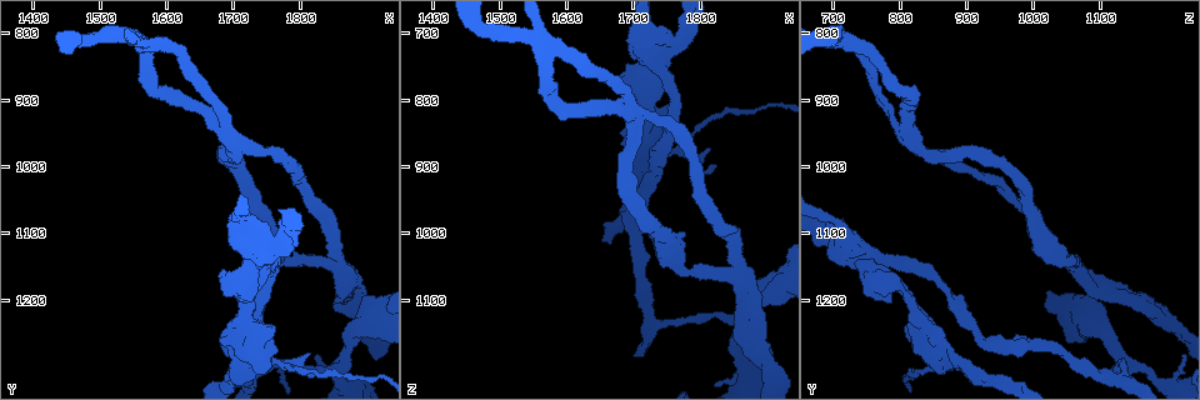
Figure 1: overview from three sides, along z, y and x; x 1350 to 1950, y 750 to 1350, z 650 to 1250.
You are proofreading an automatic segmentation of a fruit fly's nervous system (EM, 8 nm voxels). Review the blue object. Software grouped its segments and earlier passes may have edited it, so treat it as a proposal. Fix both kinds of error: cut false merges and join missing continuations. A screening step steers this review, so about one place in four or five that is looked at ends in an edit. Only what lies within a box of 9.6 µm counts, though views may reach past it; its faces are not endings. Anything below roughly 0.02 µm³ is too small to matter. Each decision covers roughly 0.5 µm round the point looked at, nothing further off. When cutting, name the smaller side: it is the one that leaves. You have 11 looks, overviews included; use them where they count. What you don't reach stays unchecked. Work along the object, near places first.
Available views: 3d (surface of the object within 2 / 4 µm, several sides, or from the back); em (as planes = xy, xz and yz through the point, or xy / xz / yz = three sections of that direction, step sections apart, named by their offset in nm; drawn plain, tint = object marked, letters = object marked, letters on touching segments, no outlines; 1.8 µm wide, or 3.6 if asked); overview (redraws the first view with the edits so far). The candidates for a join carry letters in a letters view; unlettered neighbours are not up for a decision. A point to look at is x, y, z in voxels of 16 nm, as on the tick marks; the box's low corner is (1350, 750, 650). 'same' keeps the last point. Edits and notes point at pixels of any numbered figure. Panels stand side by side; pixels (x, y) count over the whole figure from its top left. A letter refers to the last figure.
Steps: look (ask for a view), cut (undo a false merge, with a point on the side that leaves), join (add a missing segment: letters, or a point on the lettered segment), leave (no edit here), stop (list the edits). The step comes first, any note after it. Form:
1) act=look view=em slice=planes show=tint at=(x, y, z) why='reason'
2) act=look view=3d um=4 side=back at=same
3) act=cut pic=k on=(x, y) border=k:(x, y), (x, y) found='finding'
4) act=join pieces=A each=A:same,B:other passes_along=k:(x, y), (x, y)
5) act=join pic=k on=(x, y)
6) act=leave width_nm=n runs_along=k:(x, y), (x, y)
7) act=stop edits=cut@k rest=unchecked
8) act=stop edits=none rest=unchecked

act=look view=em slice=planes show=letters at=(1705, 980, 835) why='three arms meet'

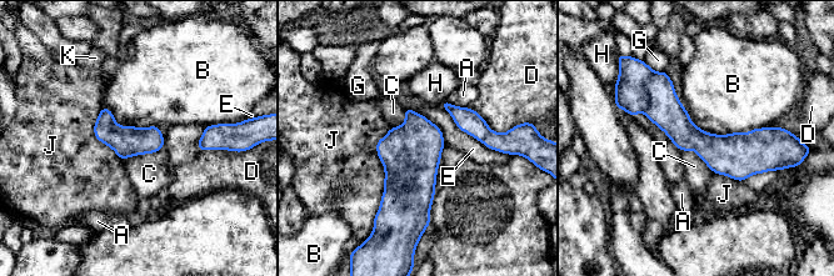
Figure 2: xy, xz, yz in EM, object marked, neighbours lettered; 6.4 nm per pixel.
act=leave each=A:other,B:other,C:other,D:other,E:other,G:other,H:other,J:other,K:other runs_along=2:(630, 109), (705, 145), (773, 134) found='one neuron here'

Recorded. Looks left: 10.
act=look view=em slice=planes show=plain at=(1735, 1280, 860) why='four-way junction'

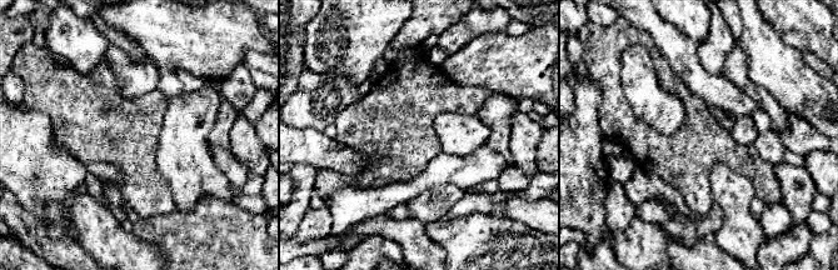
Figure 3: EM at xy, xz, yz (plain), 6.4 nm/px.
act=look view=em slice=planes show=tint at=same why='with the object marked'

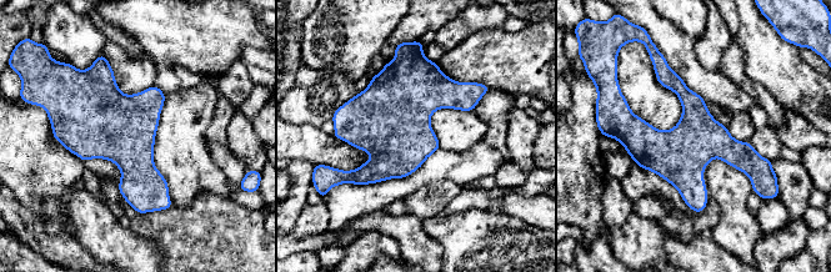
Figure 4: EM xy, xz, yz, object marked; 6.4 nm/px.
act=look view=em slice=planes show=letters at=same

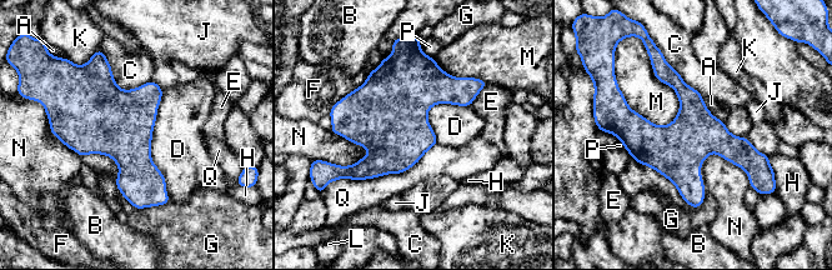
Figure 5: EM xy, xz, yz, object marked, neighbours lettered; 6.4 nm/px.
act=leave longest_contact=D:700nm each=A:other,B:other,C:other,D:other,E:other,F:other,G:other,H:other,J:other,K:other,L:other,M:other,N:other,P:other,Q:other runs_along=5:(619, 124), (762, 159) found='continuous, no second neuron'

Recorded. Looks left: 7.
act=look view=3d um=4 at=(1735, 1145, 755) why='two arms at a narrow angle'

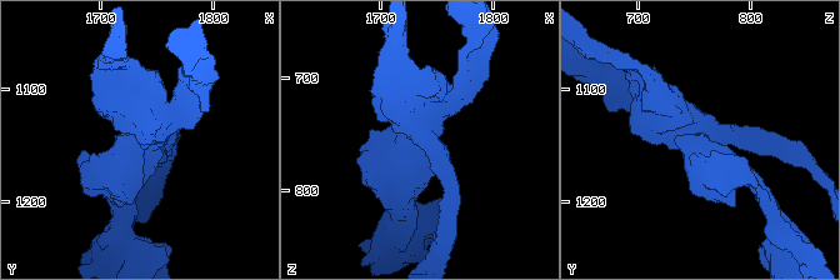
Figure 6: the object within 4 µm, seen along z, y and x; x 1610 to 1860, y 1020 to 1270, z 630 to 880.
act=look view=em um=3.6 slice=planes show=letters at=(1734, 1146, 756)

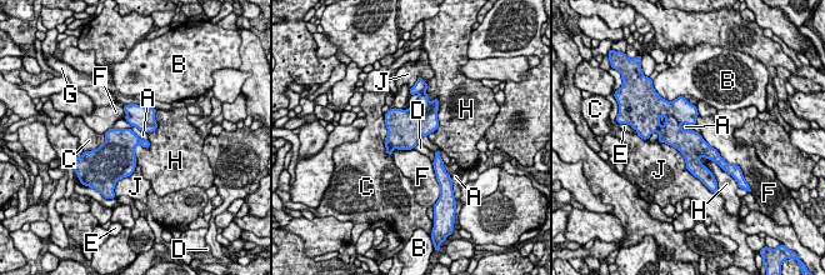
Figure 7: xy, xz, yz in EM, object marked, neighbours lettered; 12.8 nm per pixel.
act=leave width_nm=380 each=A:other,B:other,C:other,D:other,E:other,F:other,G:other,H:other,J:other border=7:(679, 125), (691, 130) found='all the same neuron'

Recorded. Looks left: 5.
act=look view=3d um=2 at=(1635, 860, 760) why='closes a loop'

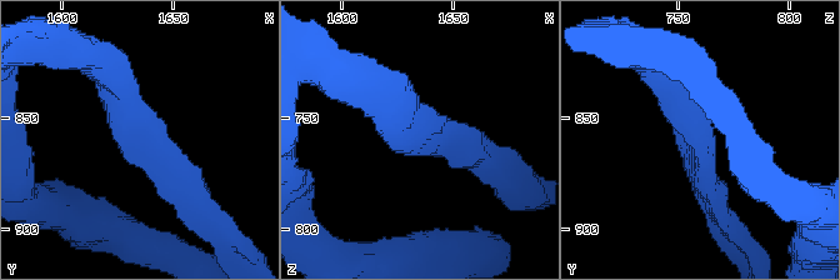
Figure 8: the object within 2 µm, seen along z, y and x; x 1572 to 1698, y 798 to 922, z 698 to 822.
act=look view=em um=3.6 slice=planes show=tint at=(1637, 862, 759) why='now the EM'

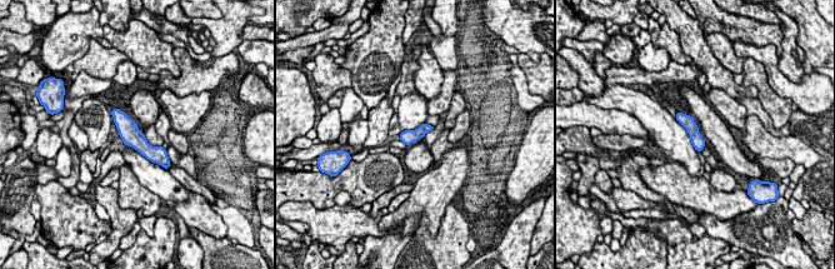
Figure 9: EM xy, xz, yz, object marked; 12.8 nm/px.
act=look view=em um=3.6 slice=planes show=letters at=same

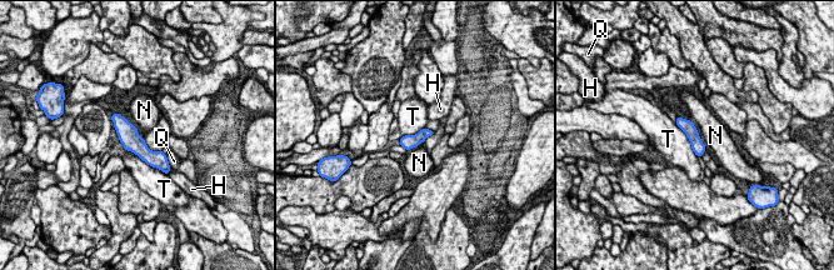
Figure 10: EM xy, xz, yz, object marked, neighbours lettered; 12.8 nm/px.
act=leave longest_contact=T:600nm each=H:other,N:other,Q:other,T:other border=10:(124, 148), (164, 173) found='all the same neuron'

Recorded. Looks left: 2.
act=look view=em slice=planes show=tint at=(1735, 1315, 1130) why='branch point'

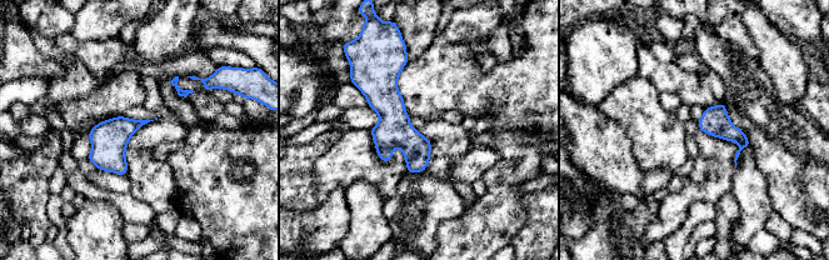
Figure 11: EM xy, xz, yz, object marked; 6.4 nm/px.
act=look view=em slice=planes show=letters at=same why='what lies round it'

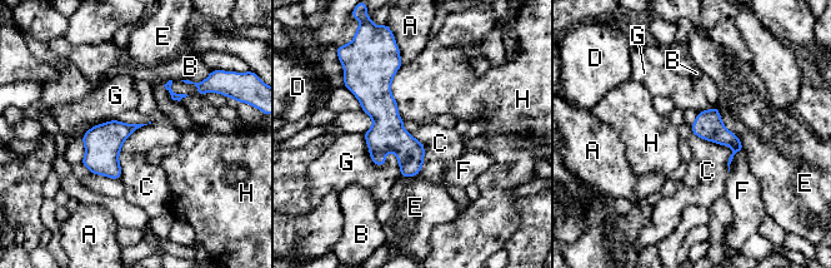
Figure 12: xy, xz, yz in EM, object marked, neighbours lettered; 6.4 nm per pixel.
act=leave each=A:other,B:other,C:other,D:other,E:other,F:other,G:other,H:other runs_along=12:(394, 61), (383, 109), (413, 173) found='all the same neuron'

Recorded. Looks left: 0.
act=stop edits=none rest=unchecked

